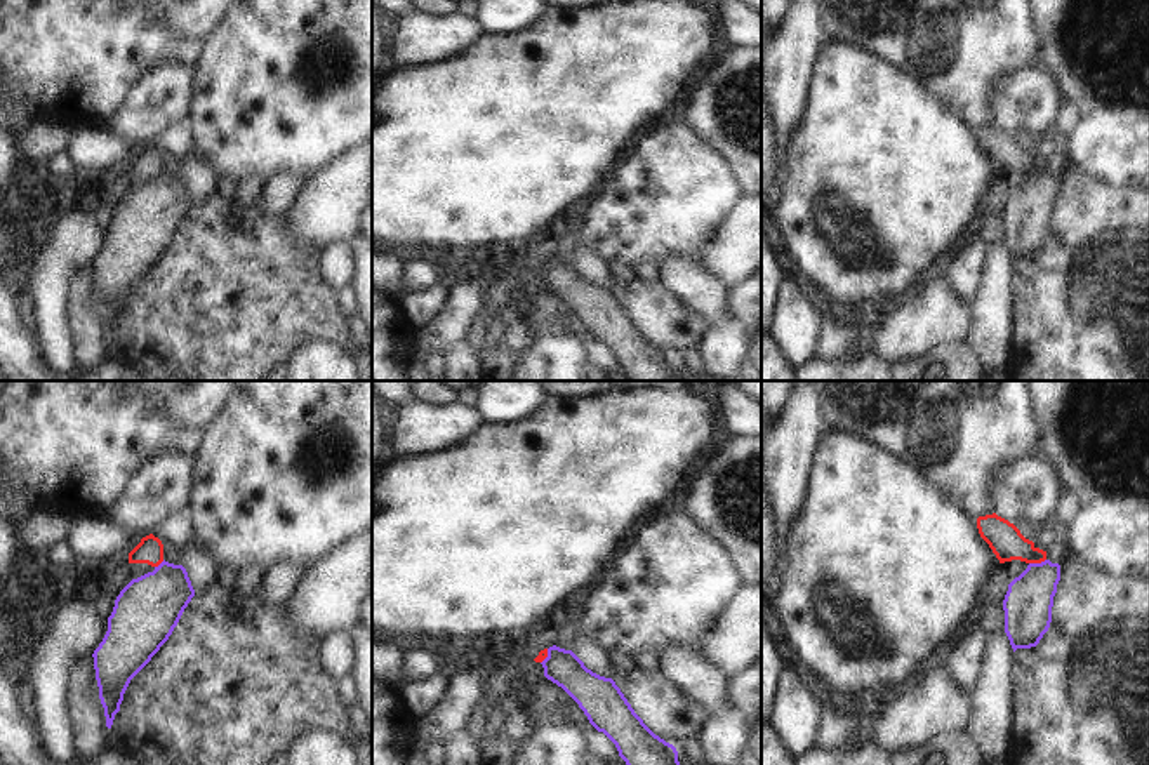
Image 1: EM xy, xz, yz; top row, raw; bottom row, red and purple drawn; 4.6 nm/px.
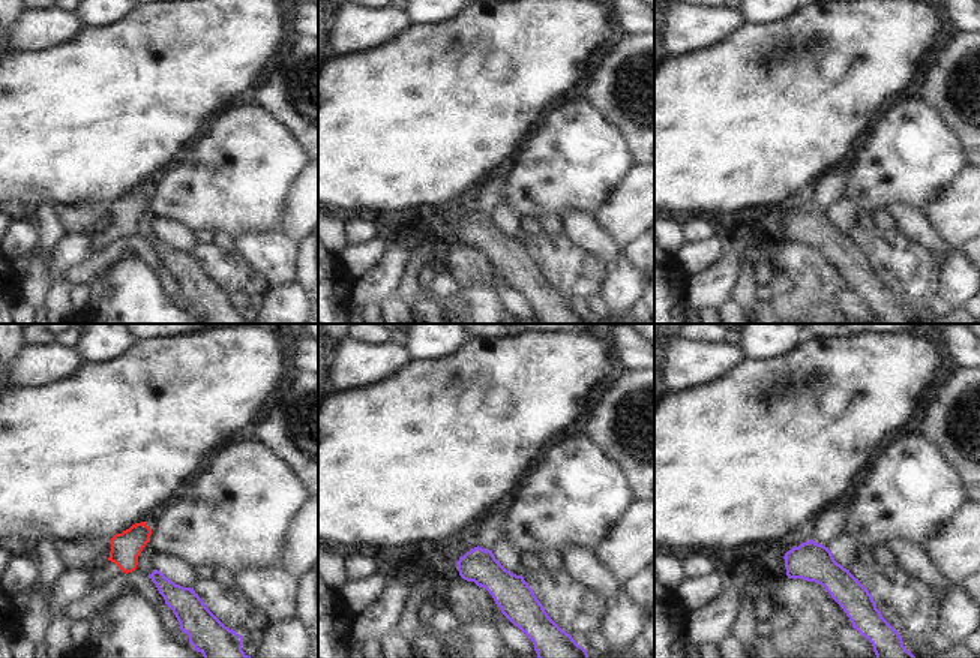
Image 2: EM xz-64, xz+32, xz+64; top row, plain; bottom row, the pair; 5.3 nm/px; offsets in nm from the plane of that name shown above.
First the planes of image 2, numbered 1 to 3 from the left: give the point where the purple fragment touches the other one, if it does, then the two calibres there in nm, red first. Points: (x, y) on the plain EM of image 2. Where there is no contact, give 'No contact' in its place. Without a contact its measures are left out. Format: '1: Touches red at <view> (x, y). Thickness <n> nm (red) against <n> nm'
1: No contact
2: No contact
3: No contact

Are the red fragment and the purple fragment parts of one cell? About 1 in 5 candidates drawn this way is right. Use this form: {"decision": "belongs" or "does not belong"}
{"decision": "does not belong"}

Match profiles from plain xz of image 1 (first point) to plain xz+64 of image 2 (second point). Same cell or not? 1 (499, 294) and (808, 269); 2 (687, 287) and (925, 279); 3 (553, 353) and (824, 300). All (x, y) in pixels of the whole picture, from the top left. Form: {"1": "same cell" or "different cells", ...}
{"1": "different cells", "2": "different cells", "3": "same cell"}

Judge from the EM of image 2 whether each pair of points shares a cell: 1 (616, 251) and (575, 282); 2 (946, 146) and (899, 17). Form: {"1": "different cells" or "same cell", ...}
{"1": "different cells", "2": "different cells"}

